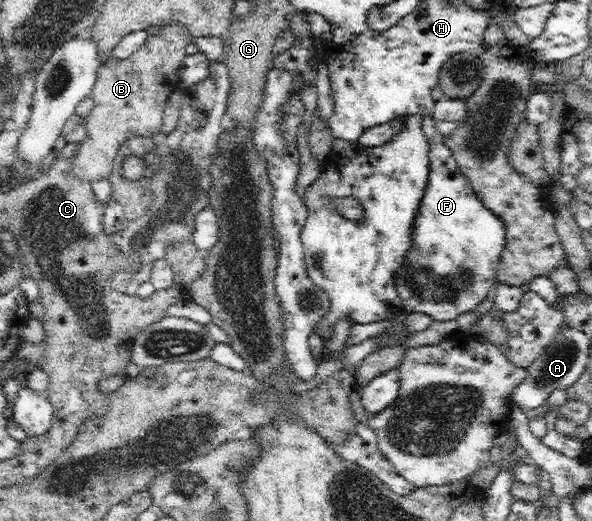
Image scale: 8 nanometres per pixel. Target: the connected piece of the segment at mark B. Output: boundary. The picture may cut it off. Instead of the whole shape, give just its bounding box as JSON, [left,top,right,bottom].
[71,23,194,184]

